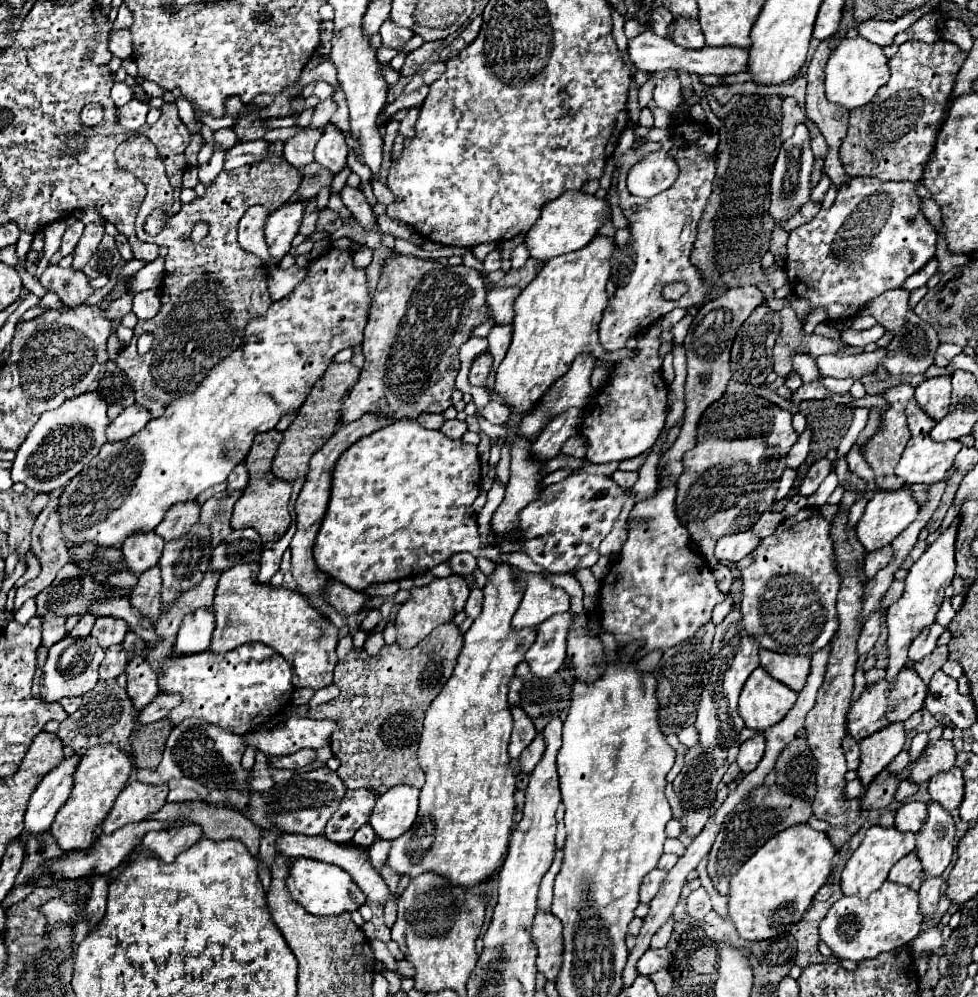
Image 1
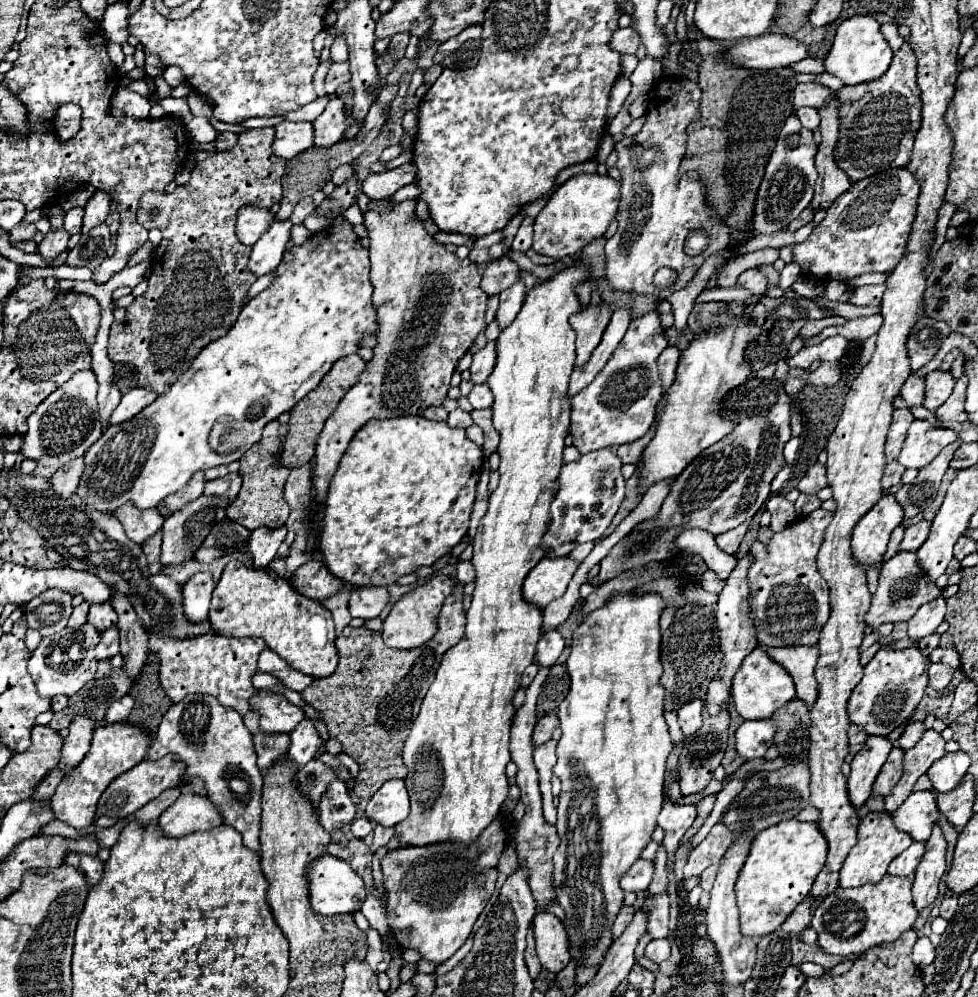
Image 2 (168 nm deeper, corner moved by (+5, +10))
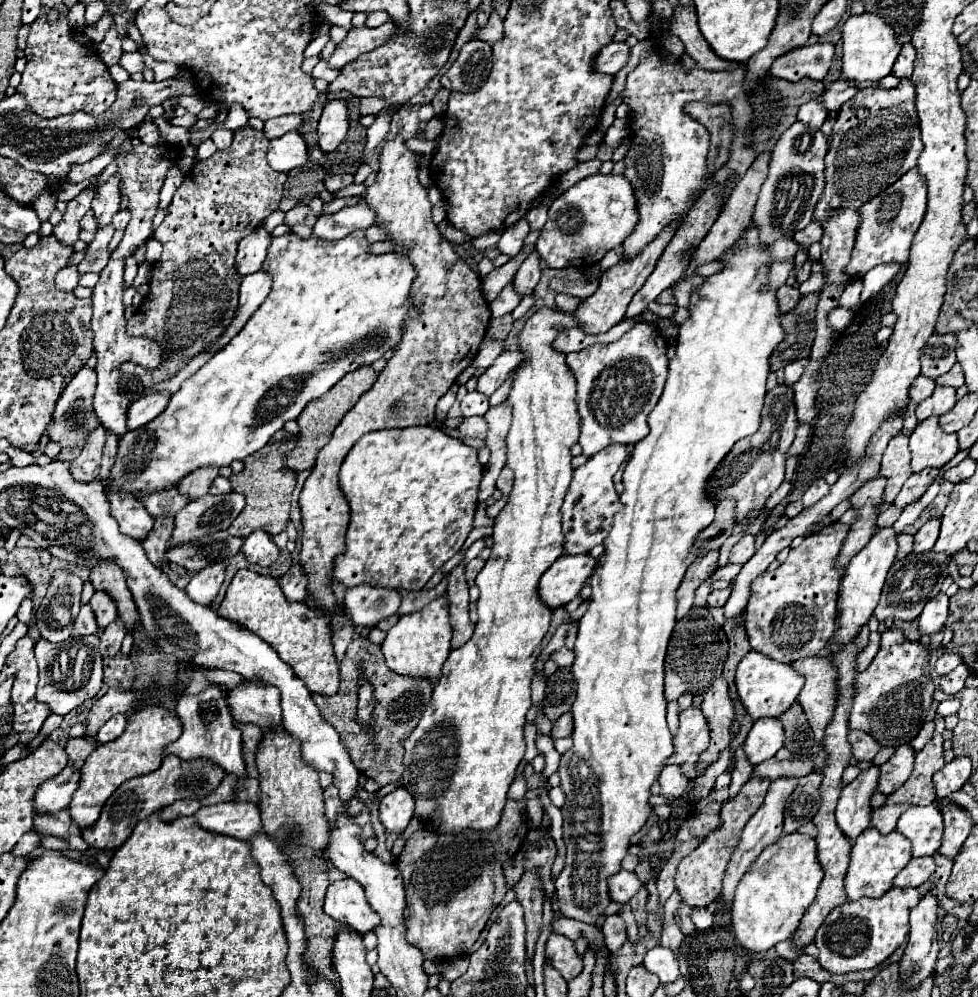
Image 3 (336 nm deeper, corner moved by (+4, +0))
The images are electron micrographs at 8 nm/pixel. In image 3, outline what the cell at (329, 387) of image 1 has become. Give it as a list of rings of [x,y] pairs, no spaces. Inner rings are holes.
[[[365,365],[361,369],[357,369],[357,373],[349,373],[349,377],[343,377],[337,385],[333,385],[333,389],[329,393],[325,393],[323,397],[317,397],[317,401],[311,401],[305,407],[305,413],[301,413],[301,417],[297,419],[301,431],[299,431],[299,441],[295,445],[295,449],[289,453],[289,461],[287,465],[293,471],[305,471],[305,469],[313,469],[317,453],[329,443],[335,425],[343,419],[343,415],[359,401],[359,397],[363,393],[367,393],[373,383],[377,381],[377,373],[373,371],[371,365]]]

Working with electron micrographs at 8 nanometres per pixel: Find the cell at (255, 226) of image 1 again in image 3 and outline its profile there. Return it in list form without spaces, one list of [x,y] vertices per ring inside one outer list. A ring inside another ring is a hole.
[[[263,227],[255,229],[249,237],[241,239],[239,249],[237,249],[237,257],[235,257],[235,269],[241,277],[251,275],[261,269],[265,255],[267,255],[269,241],[271,241],[271,235]]]

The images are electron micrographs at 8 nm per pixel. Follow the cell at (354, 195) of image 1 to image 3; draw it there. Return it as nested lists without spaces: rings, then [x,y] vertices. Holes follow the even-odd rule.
[[[329,175],[329,177],[325,177],[325,189],[331,193],[335,193],[351,183],[353,183],[353,175]]]

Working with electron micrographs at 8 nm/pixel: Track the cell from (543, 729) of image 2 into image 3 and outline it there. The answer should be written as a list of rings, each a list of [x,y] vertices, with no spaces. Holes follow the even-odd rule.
[[[571,711],[561,715],[557,721],[555,721],[555,727],[553,727],[553,733],[551,737],[553,739],[559,739],[559,737],[569,737],[573,733],[573,717],[571,717]]]

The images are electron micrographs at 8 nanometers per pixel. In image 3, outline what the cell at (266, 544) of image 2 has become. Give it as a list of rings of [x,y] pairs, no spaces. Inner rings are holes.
[[[255,529],[241,547],[245,559],[259,567],[271,567],[279,559],[279,549],[263,529]]]

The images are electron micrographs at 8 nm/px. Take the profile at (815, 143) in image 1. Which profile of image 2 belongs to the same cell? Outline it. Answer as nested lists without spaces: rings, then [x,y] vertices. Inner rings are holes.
[[[802,107],[796,111],[798,119],[802,121],[802,125],[810,131],[816,131],[818,129],[818,123],[820,123],[820,117],[818,117],[818,111],[814,107]]]

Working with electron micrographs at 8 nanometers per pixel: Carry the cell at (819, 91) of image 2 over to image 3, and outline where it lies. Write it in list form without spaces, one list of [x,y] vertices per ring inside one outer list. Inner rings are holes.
[[[839,79],[837,83],[833,83],[817,101],[821,101],[827,109],[829,109],[829,113],[835,113],[845,101],[849,101],[855,93],[859,91],[859,87],[857,87],[857,83],[853,83],[853,81],[847,81],[847,79]]]

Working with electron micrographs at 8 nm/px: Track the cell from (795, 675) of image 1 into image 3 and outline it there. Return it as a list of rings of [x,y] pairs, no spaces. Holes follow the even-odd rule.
[[[821,655],[795,661],[793,667],[805,675],[799,703],[813,729],[815,743],[823,745],[825,727],[831,723],[837,703],[837,667],[829,657]]]

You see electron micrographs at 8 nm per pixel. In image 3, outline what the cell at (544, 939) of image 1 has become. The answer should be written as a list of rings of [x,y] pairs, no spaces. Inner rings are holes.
[[[553,933],[545,947],[545,957],[553,961],[553,967],[565,977],[565,981],[575,979],[583,969],[583,959],[577,955],[571,939]]]

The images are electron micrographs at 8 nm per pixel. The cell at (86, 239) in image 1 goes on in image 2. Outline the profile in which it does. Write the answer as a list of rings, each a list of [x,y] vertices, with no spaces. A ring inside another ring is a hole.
[[[96,191],[90,201],[84,207],[84,225],[82,225],[82,235],[88,235],[92,227],[104,223],[106,215],[110,213],[110,199],[108,193]]]

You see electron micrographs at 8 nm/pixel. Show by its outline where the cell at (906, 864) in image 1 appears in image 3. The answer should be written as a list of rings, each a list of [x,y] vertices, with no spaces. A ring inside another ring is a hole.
[[[933,857],[911,859],[909,865],[903,871],[899,871],[899,875],[895,877],[895,885],[897,887],[919,887],[931,879],[933,871],[935,871]]]

